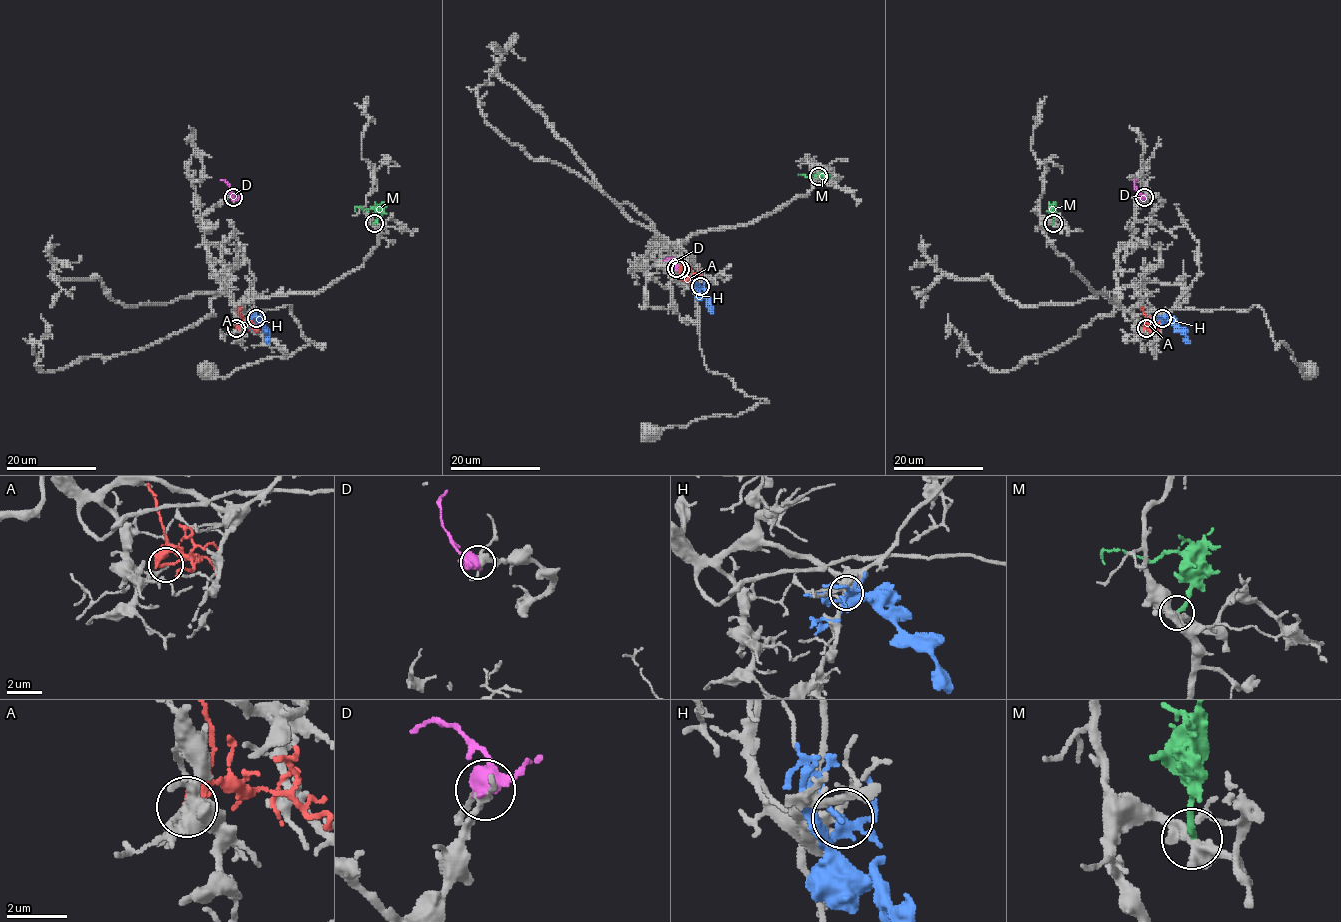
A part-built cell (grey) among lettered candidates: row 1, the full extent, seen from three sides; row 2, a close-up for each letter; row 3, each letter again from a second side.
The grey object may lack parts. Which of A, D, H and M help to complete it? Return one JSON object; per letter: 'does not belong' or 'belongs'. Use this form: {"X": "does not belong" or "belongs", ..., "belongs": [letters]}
{"A": "does not belong", "D": "does not belong", "H": "does not belong", "M": "does not belong", "belongs": []}

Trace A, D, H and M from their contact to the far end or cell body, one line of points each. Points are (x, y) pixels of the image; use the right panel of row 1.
A: (1146, 328), (1147, 325), (1159, 323), (1159, 330)
D: (1145, 197), (1134, 186), (1137, 179)
H: (1162, 318), (1167, 318), (1189, 344)
M: (1053, 223), (1050, 207), (1052, 210)

